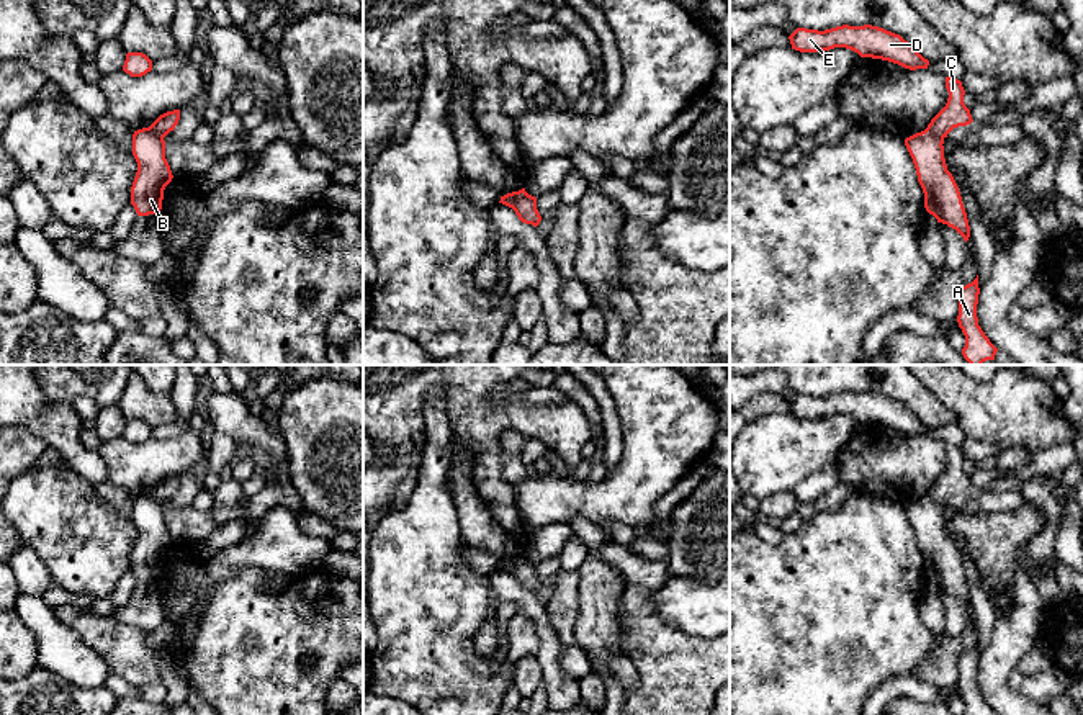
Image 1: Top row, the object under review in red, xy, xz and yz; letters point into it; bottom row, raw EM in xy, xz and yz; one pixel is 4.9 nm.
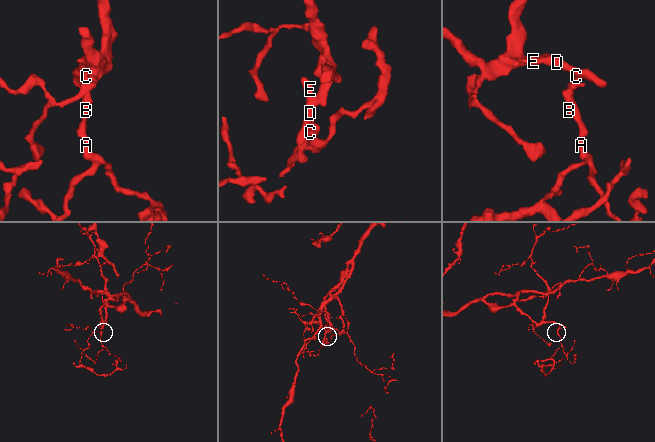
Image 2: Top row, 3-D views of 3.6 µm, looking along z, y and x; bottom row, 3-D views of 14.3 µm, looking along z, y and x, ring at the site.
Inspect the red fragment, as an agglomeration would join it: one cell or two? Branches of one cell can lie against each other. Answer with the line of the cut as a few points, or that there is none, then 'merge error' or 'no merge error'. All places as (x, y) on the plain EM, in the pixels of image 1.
cut yz (926, 494), (943, 506); merge error

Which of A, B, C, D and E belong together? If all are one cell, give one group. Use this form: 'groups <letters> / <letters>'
groups A B / C D E

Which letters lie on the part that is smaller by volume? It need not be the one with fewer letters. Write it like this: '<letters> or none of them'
A, B

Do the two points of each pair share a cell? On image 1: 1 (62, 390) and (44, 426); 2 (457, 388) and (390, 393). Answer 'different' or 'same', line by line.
1: different
2: same

